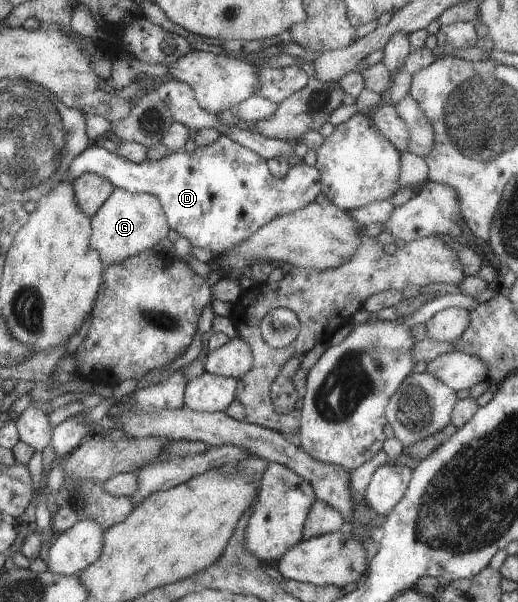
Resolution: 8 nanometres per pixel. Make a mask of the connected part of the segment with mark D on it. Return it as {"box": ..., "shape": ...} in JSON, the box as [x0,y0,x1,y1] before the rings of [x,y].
{"box":[66,135,322,257],"shape":[[[221,135],[209,145],[195,146],[193,151],[181,150],[167,154],[158,160],[143,160],[139,163],[131,163],[98,145],[91,145],[73,160],[66,171],[66,177],[73,181],[78,175],[87,172],[107,178],[115,188],[158,197],[162,203],[162,210],[166,211],[170,228],[176,231],[179,237],[187,239],[192,246],[209,249],[213,257],[245,242],[259,227],[265,226],[276,216],[289,214],[311,203],[322,188],[319,171],[315,169],[315,166],[309,166],[301,161],[290,165],[287,173],[276,178],[269,170],[266,159],[253,150],[231,141],[227,136]]]}

